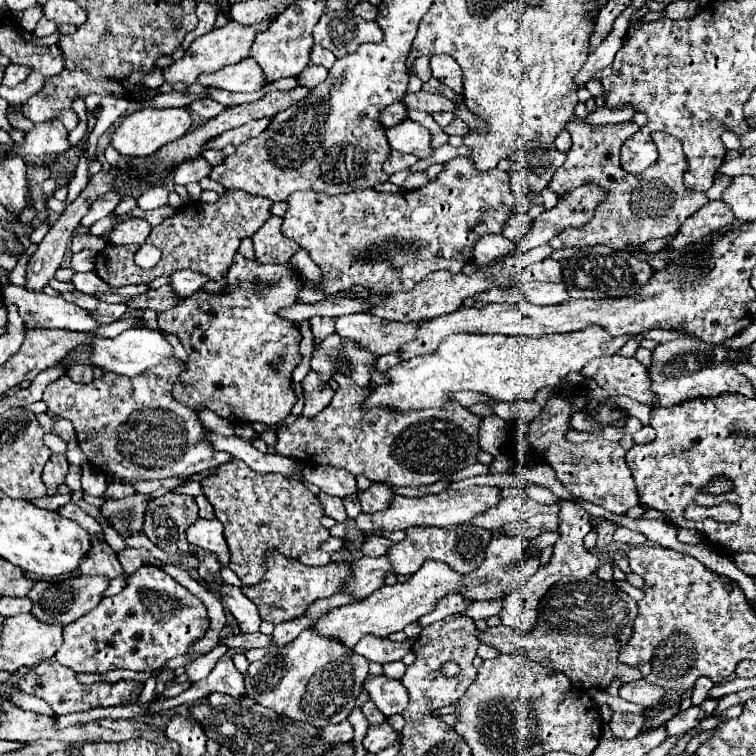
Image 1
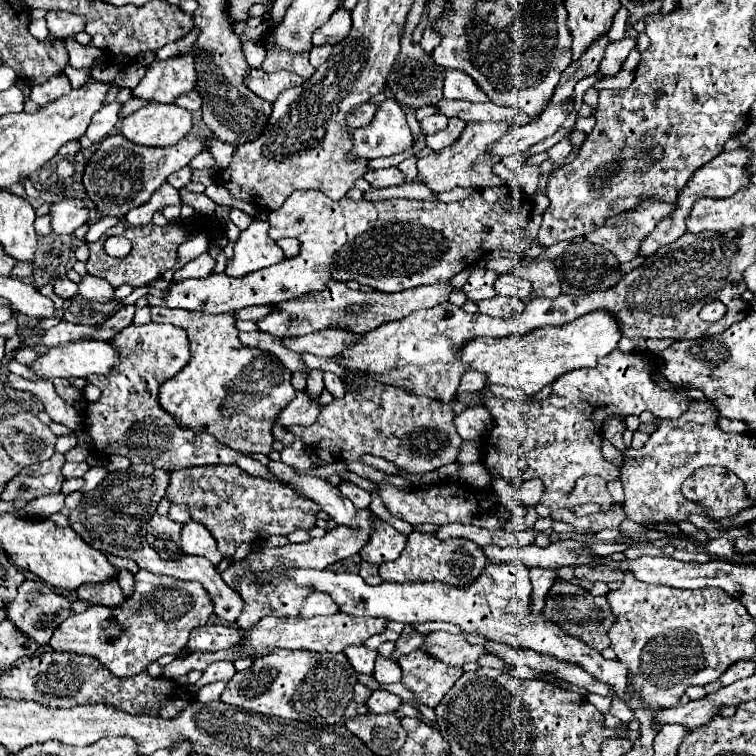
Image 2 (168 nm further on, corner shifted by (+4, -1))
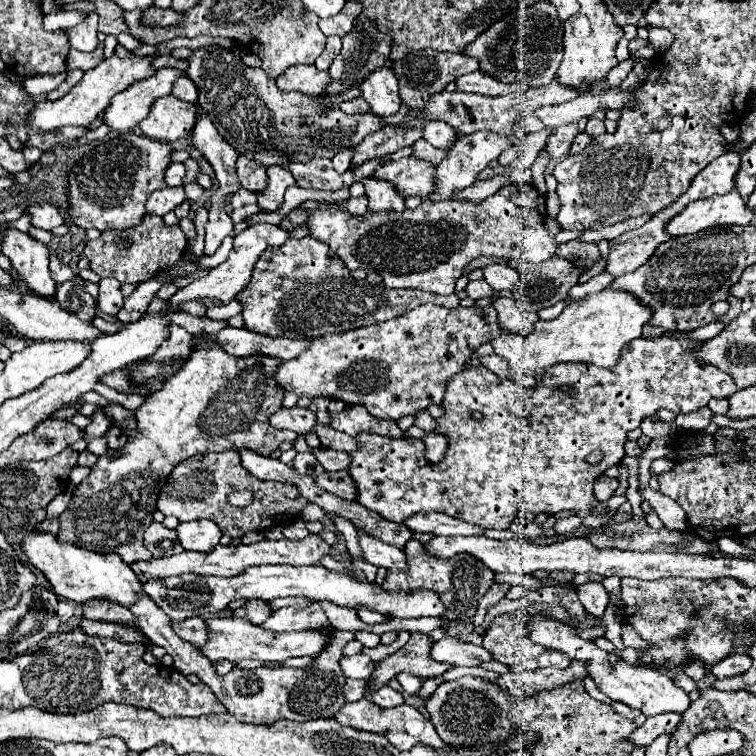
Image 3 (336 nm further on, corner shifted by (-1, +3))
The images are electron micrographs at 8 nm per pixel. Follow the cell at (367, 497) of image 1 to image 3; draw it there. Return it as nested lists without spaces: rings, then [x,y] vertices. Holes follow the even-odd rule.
[[[339,470],[339,472],[323,472],[321,476],[315,478],[317,486],[323,490],[329,490],[331,494],[355,502],[357,500],[357,484],[353,482],[351,474],[347,470]]]

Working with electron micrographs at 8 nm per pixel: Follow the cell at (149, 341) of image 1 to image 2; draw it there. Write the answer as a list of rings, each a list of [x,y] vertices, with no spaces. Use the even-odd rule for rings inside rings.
[[[80,340],[38,354],[28,368],[44,380],[86,378],[90,374],[108,374],[118,362],[118,352],[108,342]]]

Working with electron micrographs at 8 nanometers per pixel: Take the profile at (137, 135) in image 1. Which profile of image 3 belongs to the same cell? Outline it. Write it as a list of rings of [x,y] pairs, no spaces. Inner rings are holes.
[[[165,96],[153,104],[153,110],[145,120],[139,122],[139,128],[149,138],[175,142],[189,136],[195,126],[195,114],[197,108],[193,104],[181,102],[175,96]]]

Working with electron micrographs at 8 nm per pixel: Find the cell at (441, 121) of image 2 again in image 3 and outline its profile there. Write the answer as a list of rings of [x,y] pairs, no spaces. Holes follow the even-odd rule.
[[[429,120],[423,130],[425,130],[423,138],[429,140],[437,148],[447,148],[455,138],[455,130],[447,122],[441,122],[441,120]]]

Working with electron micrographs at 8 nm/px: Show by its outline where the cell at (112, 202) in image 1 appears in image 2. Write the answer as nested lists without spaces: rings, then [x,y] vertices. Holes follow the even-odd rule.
[[[62,198],[50,208],[50,226],[54,234],[72,234],[78,226],[82,226],[90,214],[82,200]]]

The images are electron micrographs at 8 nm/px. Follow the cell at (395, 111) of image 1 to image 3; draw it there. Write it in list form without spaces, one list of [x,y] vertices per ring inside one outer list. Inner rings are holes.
[[[362,97],[349,100],[349,102],[341,102],[339,108],[341,108],[345,114],[365,114],[365,112],[369,112],[369,104],[367,104]]]

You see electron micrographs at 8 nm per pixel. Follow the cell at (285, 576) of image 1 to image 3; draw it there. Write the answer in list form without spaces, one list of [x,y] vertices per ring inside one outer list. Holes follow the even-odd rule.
[[[259,598],[249,600],[245,606],[241,606],[241,608],[237,608],[233,612],[233,616],[249,618],[251,622],[257,622],[257,624],[263,624],[265,620],[269,620],[271,614],[273,614],[273,610],[269,608],[269,602],[267,600],[259,600]]]

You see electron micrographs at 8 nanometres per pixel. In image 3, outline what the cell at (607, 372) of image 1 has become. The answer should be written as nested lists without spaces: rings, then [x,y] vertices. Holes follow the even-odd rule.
[[[637,338],[623,346],[619,362],[611,368],[589,366],[583,362],[561,362],[561,366],[553,366],[553,370],[549,370],[549,374],[545,374],[533,388],[525,388],[515,380],[501,380],[483,366],[463,370],[449,380],[449,390],[445,390],[445,402],[441,404],[445,416],[437,418],[437,432],[449,436],[445,460],[437,464],[427,462],[425,444],[419,438],[387,438],[365,432],[357,438],[361,448],[351,452],[353,462],[349,466],[349,474],[359,490],[357,502],[391,522],[403,522],[419,512],[443,512],[497,530],[509,528],[519,510],[533,514],[571,510],[575,516],[584,519],[591,515],[597,503],[593,493],[595,478],[623,460],[625,436],[629,430],[639,428],[643,418],[653,416],[659,408],[667,408],[675,414],[693,412],[707,406],[711,398],[729,398],[737,392],[725,372],[687,354],[689,348],[697,346],[701,346],[701,342],[683,338]],[[471,412],[481,412],[483,418],[473,420]],[[593,450],[601,450],[605,456],[597,466],[585,462],[585,456]]]

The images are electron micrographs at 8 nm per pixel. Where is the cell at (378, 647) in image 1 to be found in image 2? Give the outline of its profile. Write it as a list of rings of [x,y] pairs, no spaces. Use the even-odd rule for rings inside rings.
[[[348,646],[344,650],[348,656],[352,668],[358,674],[372,674],[374,672],[374,660],[376,660],[376,650],[368,650],[366,646]]]

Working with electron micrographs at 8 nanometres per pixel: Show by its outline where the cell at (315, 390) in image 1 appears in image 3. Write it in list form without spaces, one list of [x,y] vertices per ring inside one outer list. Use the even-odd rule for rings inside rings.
[[[295,406],[295,408],[281,408],[277,414],[269,418],[269,422],[277,430],[291,430],[295,434],[307,434],[317,424],[317,416],[309,408]]]

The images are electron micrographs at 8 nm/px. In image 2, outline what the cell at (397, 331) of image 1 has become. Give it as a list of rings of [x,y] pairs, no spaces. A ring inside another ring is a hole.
[[[320,330],[320,332],[312,332],[306,336],[298,336],[298,338],[282,338],[282,344],[296,352],[296,354],[316,354],[322,358],[332,358],[334,354],[340,354],[344,350],[346,344],[356,342],[356,334],[346,332],[346,330]]]

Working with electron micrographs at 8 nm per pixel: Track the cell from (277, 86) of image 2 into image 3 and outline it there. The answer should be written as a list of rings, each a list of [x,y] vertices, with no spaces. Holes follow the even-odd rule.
[[[289,66],[275,84],[283,92],[301,92],[309,96],[319,96],[329,82],[327,72],[319,72],[315,66]]]

